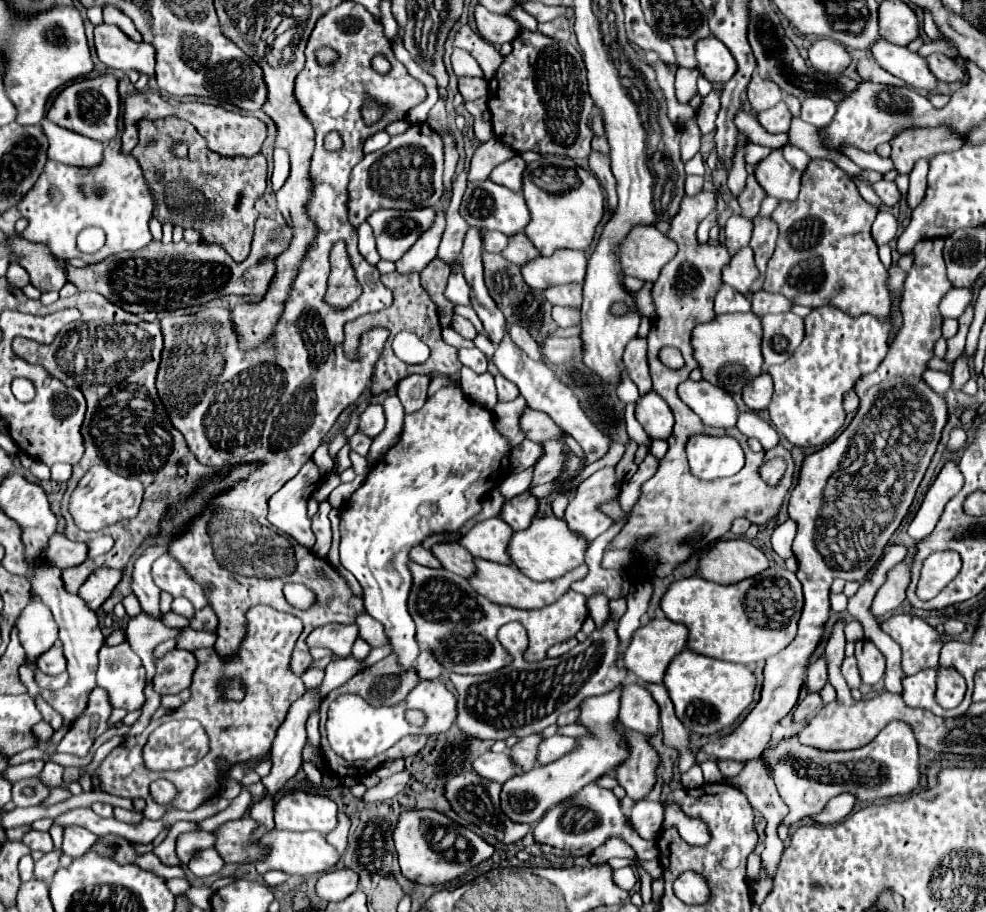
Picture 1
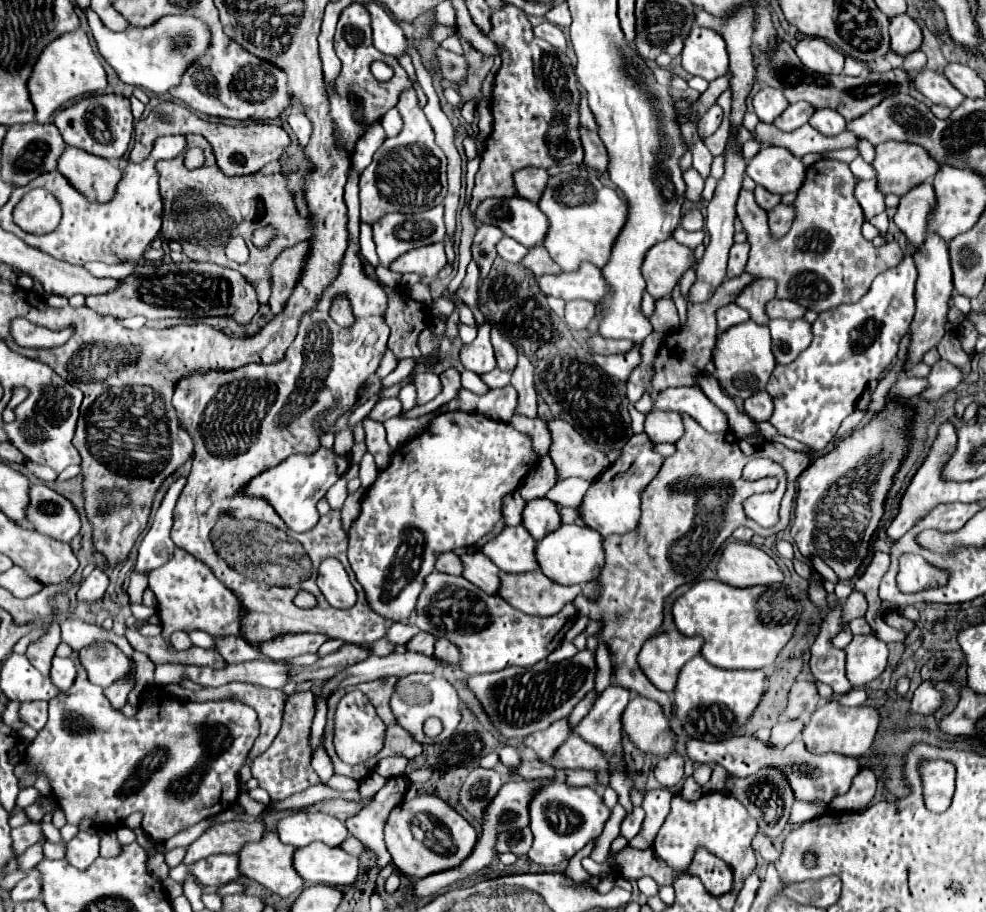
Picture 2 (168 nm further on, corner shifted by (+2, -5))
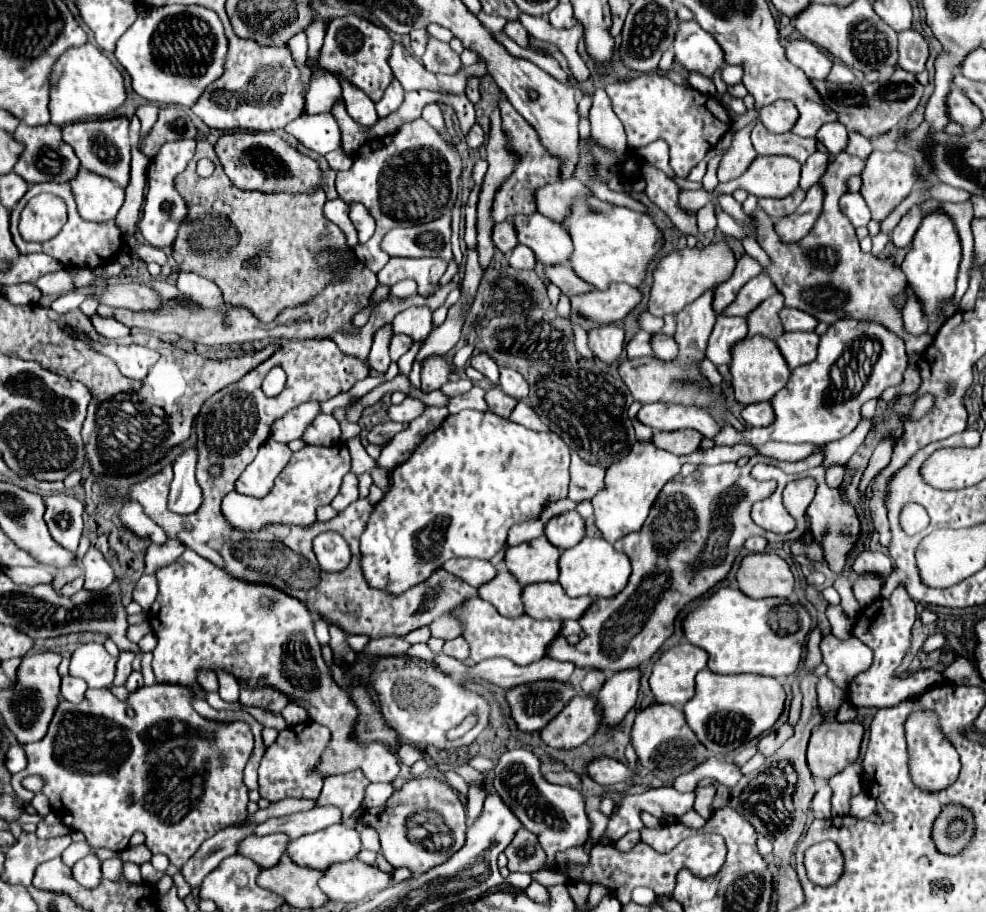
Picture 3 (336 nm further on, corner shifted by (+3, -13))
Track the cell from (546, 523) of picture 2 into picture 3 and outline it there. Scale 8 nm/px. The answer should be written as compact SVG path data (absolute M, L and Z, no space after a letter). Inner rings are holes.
M564 512L546 524L546 538L560 550L572 548L586 536L586 524L578 512Z

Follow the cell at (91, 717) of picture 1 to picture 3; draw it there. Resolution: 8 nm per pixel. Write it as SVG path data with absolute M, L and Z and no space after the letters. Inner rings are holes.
M120 652L120 658L118 658L118 662L116 662L116 678L114 678L114 684L116 686L124 686L124 682L126 682L126 678L130 676L130 672L132 672L132 660L136 658L136 654L134 652Z

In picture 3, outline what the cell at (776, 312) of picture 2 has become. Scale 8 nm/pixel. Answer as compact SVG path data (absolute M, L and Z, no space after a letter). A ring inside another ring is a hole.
M784 308L780 312L780 318L782 318L784 330L788 330L788 332L796 332L796 330L810 332L818 324L818 320L812 314L806 314L806 312L798 310L798 308Z

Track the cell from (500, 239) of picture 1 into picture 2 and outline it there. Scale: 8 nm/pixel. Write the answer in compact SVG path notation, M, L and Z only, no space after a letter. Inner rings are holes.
M503 236L503 238L497 242L497 254L499 254L503 260L507 260L507 262L519 264L521 258L527 254L527 248L521 246L519 242L515 242L513 238Z

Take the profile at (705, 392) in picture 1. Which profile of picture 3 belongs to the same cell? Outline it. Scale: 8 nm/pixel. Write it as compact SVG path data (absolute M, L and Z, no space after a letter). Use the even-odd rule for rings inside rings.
M644 404L636 418L658 430L658 432L674 432L684 428L694 428L702 432L706 438L714 438L716 430L720 430L720 424L712 422L704 410L692 410L688 406L668 406L668 404Z

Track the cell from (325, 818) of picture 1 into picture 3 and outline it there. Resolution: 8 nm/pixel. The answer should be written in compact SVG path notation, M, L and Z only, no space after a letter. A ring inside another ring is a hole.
M334 824L328 830L308 834L306 838L290 840L288 844L288 856L296 864L316 868L322 872L336 862L356 858L360 850L362 850L360 832L344 824Z

